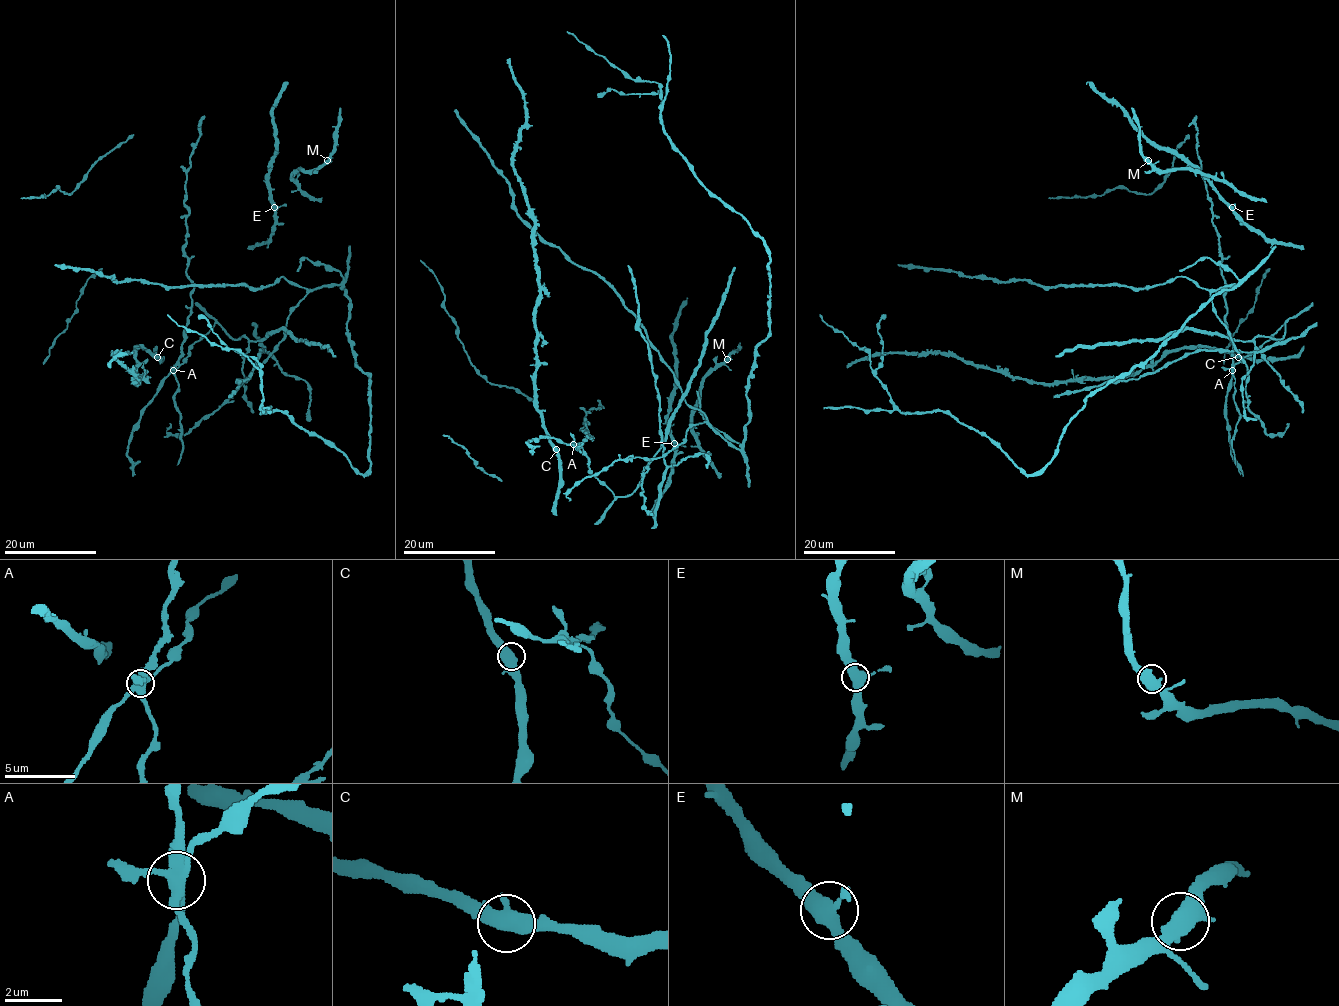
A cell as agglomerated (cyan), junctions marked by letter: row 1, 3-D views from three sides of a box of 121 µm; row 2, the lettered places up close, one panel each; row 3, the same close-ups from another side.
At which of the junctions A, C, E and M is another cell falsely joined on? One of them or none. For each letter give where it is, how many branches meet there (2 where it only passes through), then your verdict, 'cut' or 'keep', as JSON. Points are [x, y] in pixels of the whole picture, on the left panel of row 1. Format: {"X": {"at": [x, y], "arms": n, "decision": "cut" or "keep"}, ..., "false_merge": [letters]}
{"A": {"at": [173, 370], "arms": 4, "decision": "cut"}, "C": {"at": [157, 357], "arms": 4, "decision": "keep"}, "E": {"at": [274, 207], "arms": 3, "decision": "keep"}, "M": {"at": [327, 160], "arms": 3, "decision": "keep"}, "false_merge": ["A"]}

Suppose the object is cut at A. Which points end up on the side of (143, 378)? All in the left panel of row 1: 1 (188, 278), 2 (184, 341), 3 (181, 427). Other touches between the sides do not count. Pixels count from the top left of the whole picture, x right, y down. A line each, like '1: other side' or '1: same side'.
1: other side
2: other side
3: other side

